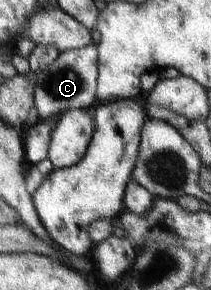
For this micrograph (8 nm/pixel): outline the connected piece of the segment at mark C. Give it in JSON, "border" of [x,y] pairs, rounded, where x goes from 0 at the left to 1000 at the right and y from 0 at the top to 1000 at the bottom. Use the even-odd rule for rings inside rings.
{"border":[[[422,152],[379,172],[294,176],[218,241],[118,255],[161,307],[161,366],[199,417],[246,421],[327,379],[436,383],[460,355],[464,169],[460,152]]]}

